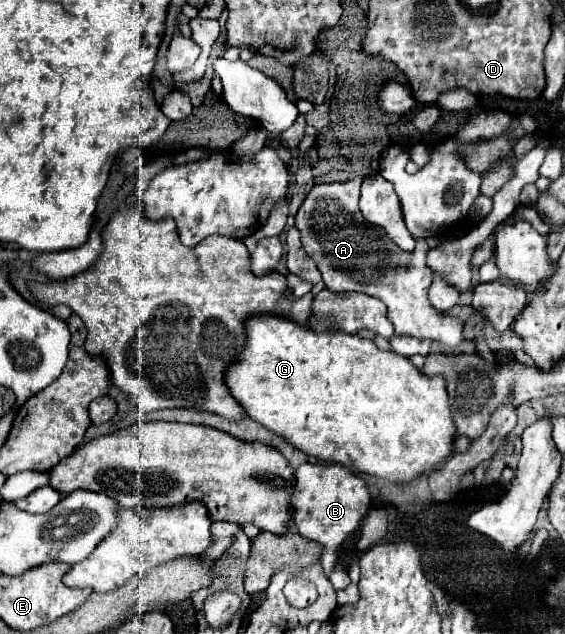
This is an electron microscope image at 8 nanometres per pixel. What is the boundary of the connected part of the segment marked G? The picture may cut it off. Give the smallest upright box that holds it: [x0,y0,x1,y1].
[226,314,456,484]

